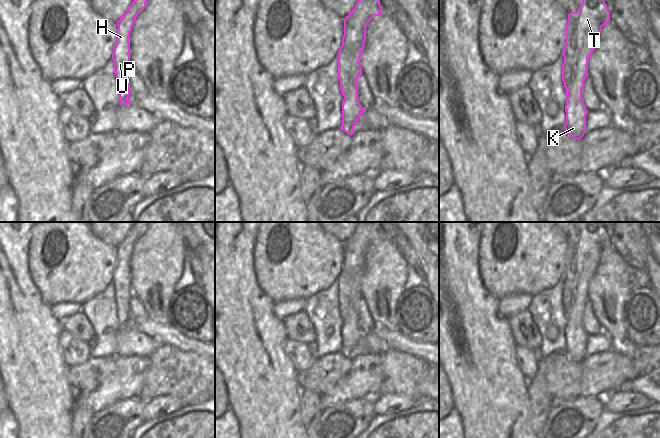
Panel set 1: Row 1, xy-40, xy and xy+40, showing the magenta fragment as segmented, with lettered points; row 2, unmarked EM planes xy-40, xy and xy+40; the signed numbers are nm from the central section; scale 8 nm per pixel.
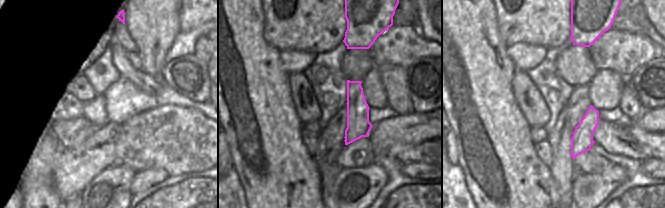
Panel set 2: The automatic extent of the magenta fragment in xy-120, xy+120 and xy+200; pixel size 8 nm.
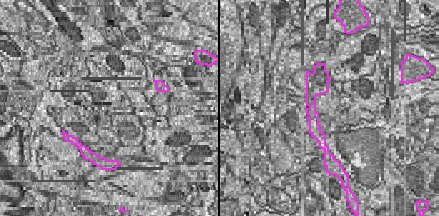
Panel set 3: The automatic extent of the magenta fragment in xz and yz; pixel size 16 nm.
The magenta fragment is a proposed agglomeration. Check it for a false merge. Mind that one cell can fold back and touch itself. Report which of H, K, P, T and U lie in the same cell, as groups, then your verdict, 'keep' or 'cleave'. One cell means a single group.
groups H P U / K T; cleave

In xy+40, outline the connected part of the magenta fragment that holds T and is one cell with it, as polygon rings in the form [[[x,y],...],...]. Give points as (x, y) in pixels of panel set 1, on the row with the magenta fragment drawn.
[[[582,0],[577,12],[568,14],[566,43],[562,55],[572,57],[574,75],[566,92],[566,133],[580,140],[586,133],[588,113],[582,101],[582,89],[588,76],[588,59],[594,51],[602,27],[610,22],[610,11],[604,0]]]

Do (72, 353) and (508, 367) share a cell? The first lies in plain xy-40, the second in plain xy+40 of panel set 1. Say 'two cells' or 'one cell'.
two cells

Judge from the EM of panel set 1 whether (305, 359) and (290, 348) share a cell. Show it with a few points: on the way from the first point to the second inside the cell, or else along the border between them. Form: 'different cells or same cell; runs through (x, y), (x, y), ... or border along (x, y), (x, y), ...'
same cell; runs through (301, 356), (294, 350)

